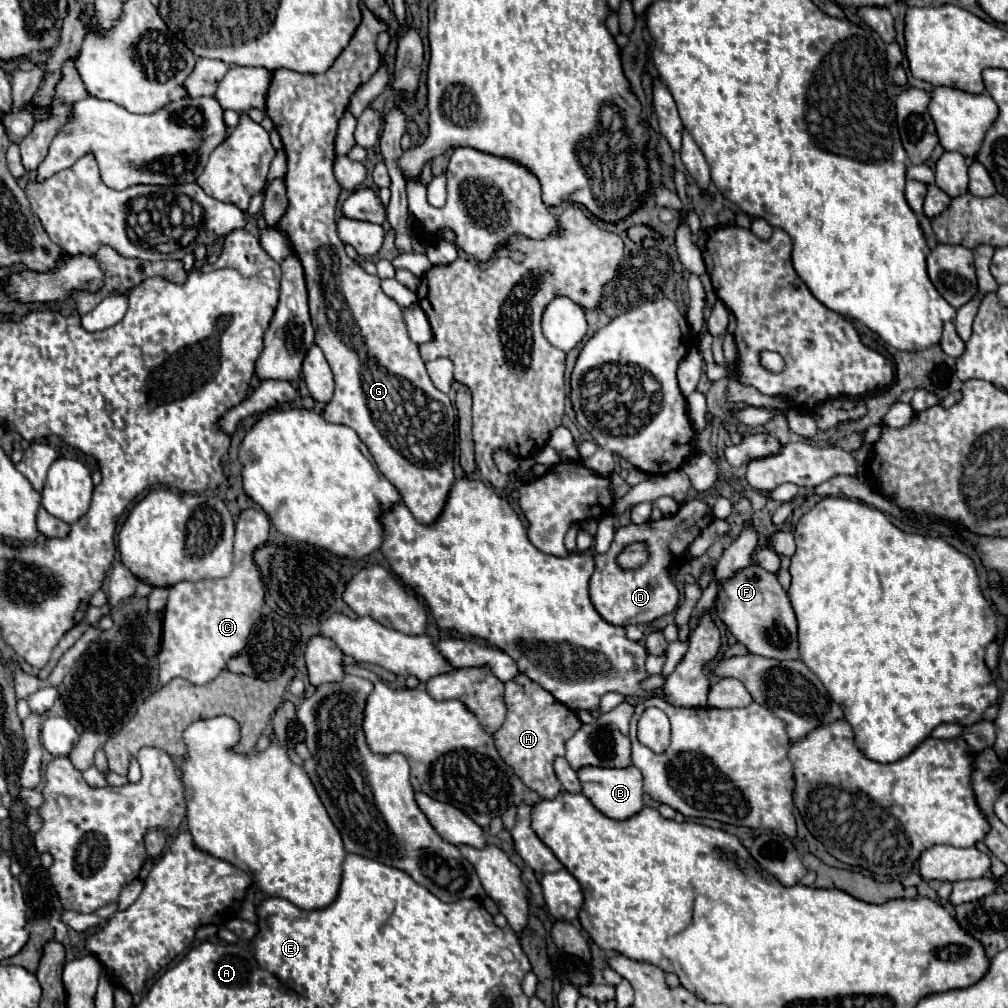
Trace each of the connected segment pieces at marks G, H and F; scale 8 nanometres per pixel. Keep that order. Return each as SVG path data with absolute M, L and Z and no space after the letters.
M366 5L360 7L362 11L362 21L360 25L356 27L350 43L346 45L346 49L338 55L338 59L332 63L332 67L326 71L326 73L320 73L320 75L302 75L302 73L296 73L296 71L290 71L290 69L276 69L272 71L272 79L270 79L270 85L268 85L268 93L266 93L266 113L268 117L272 119L276 131L280 133L282 137L282 143L284 143L284 151L286 151L286 159L288 159L288 171L286 171L286 191L288 191L288 211L284 213L284 217L274 225L278 229L282 229L288 237L290 237L290 243L294 247L294 253L298 255L298 259L302 261L302 267L304 267L304 273L306 273L306 285L308 285L308 295L310 295L310 317L312 317L312 325L316 329L316 345L324 351L326 355L326 361L334 373L334 397L332 401L326 403L324 407L324 419L328 423L342 423L342 425L348 425L352 427L358 437L362 439L362 443L366 443L366 447L370 449L372 457L374 457L374 463L378 465L378 469L382 471L382 475L398 489L400 497L402 497L402 503L412 511L412 515L416 517L416 521L428 525L428 523L434 523L438 519L438 515L442 513L442 507L446 503L446 497L454 485L454 471L452 471L452 463L454 463L454 421L456 421L456 411L452 407L452 401L448 399L446 393L438 391L434 387L434 383L430 381L428 373L426 373L426 367L424 367L424 361L418 353L418 345L408 337L408 331L406 331L406 323L402 319L402 309L400 305L396 305L396 301L392 301L380 287L380 277L378 275L368 275L356 261L352 261L346 251L344 251L344 243L340 241L338 233L336 233L336 203L338 203L338 195L340 195L340 185L338 181L334 179L334 171L332 171L332 165L334 165L334 137L336 137L336 129L338 129L338 121L340 117L344 115L346 107L348 107L348 101L352 97L352 93L362 85L366 83L374 73L376 69L380 67L380 53L376 49L376 37L378 33L382 31L388 31L388 23L384 23L382 19L378 19Z
M518 675L506 683L504 703L508 707L508 715L504 725L494 733L496 751L508 763L508 767L512 767L516 777L528 785L528 789L536 791L544 799L556 797L562 791L562 785L554 775L552 763L558 755L564 755L566 741L582 725L580 719L564 703L556 701L546 689L524 675Z
M758 563L738 569L732 577L718 583L714 603L718 619L750 653L772 659L798 659L796 615L792 611L788 593L778 583L774 573L768 573Z

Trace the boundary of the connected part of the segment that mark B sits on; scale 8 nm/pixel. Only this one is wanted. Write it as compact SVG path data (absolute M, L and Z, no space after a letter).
M630 765L626 769L584 767L578 771L578 777L580 777L580 785L582 785L582 795L588 797L588 801L610 819L628 819L644 807L644 803L642 803L642 795L644 795L642 775L634 765Z

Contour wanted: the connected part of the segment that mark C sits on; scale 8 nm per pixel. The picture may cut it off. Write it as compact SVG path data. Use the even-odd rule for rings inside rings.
M242 511L236 523L234 573L220 581L182 581L170 587L170 599L164 609L162 649L158 653L158 687L166 685L174 677L188 679L194 685L204 685L226 667L228 659L236 657L244 649L250 629L260 619L260 609L264 605L264 587L252 555L268 541L268 531L270 521L264 511Z

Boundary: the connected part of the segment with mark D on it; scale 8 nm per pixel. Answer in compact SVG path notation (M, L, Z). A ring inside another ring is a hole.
M700 499L688 501L680 505L680 511L672 517L664 517L660 521L644 523L644 543L648 549L648 561L638 569L622 569L616 567L616 543L610 545L606 553L596 553L596 569L590 579L590 601L600 617L612 625L628 627L628 625L646 625L658 617L664 617L678 607L678 589L668 573L674 561L682 559L688 545L700 535L700 531L712 521L712 513L708 505Z

